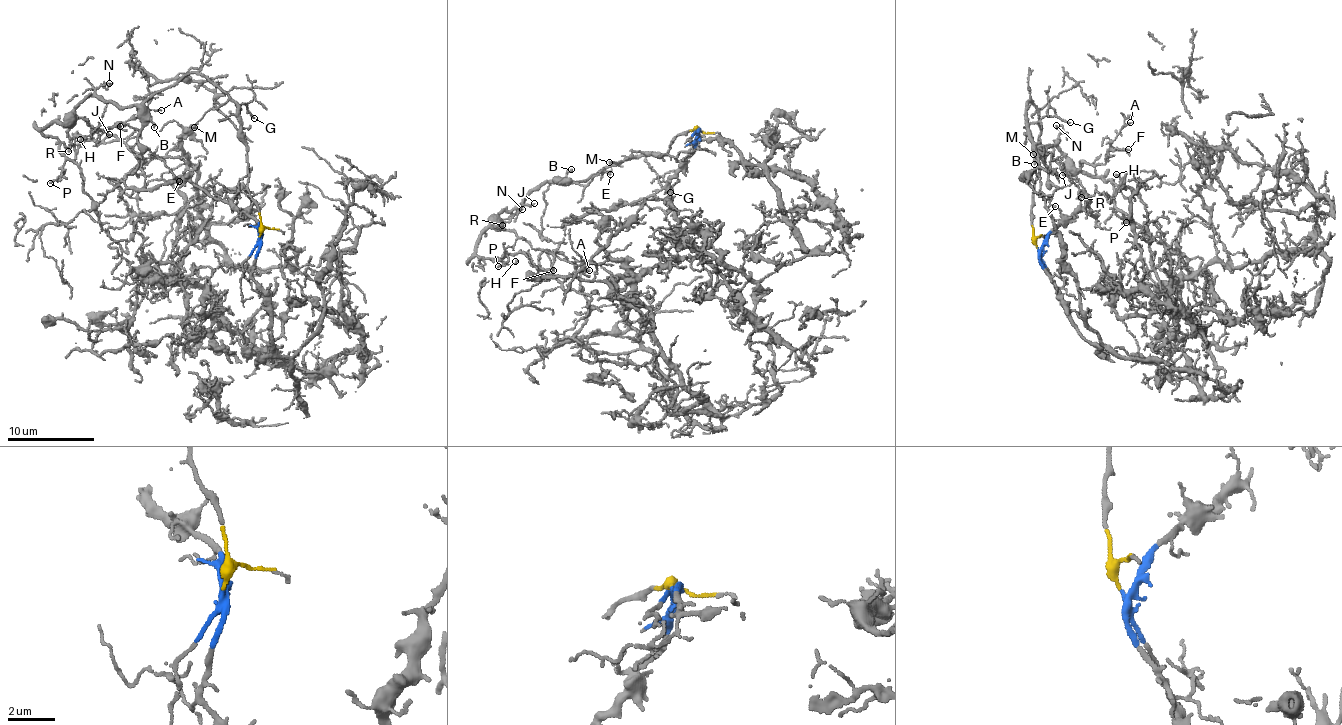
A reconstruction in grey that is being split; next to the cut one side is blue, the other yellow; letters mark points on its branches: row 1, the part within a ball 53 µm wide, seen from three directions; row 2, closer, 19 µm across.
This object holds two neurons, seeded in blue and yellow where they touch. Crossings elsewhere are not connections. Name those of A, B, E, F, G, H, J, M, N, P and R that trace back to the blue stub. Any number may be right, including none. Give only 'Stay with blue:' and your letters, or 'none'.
Stay with blue: none

